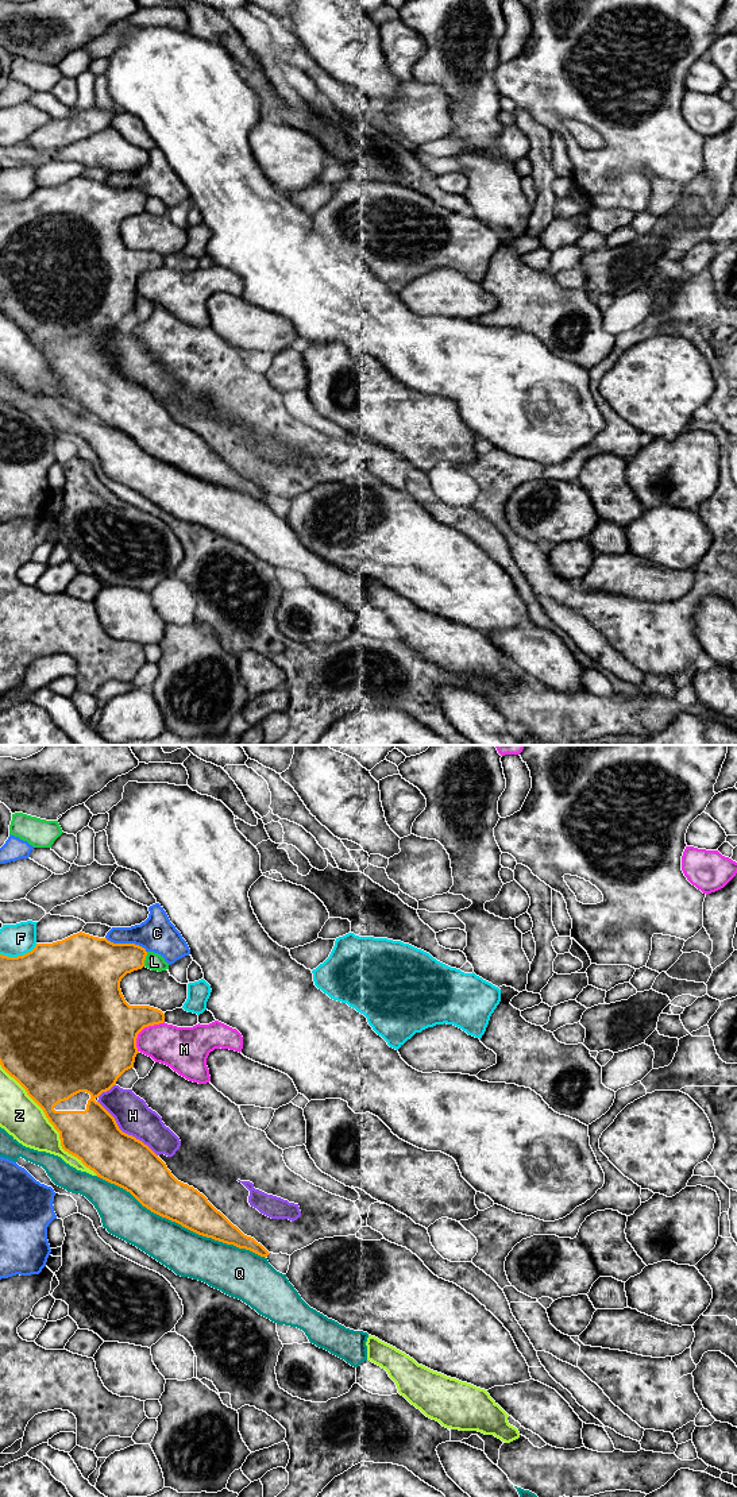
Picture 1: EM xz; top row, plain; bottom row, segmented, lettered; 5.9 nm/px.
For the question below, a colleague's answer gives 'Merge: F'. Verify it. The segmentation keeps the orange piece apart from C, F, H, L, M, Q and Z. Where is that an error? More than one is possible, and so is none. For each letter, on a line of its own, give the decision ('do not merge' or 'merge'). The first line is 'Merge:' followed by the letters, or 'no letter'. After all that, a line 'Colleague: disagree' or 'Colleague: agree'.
Merge: no letter
C: do not merge
F: do not merge
H: do not merge
L: do not merge
M: do not merge
Q: do not merge
Z: do not merge
Colleague: disagree

